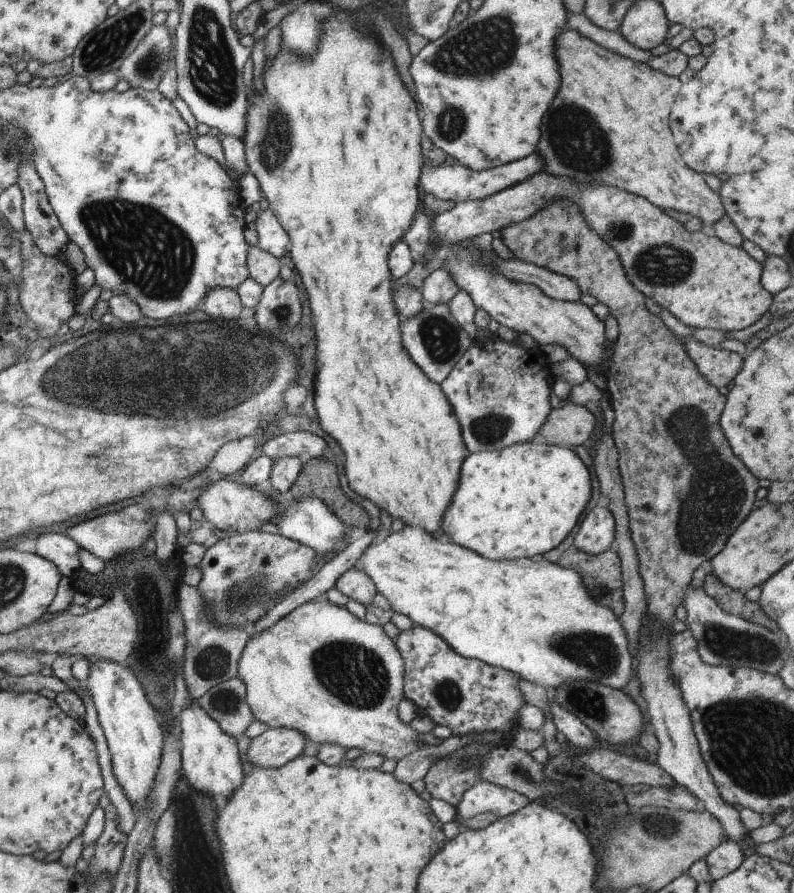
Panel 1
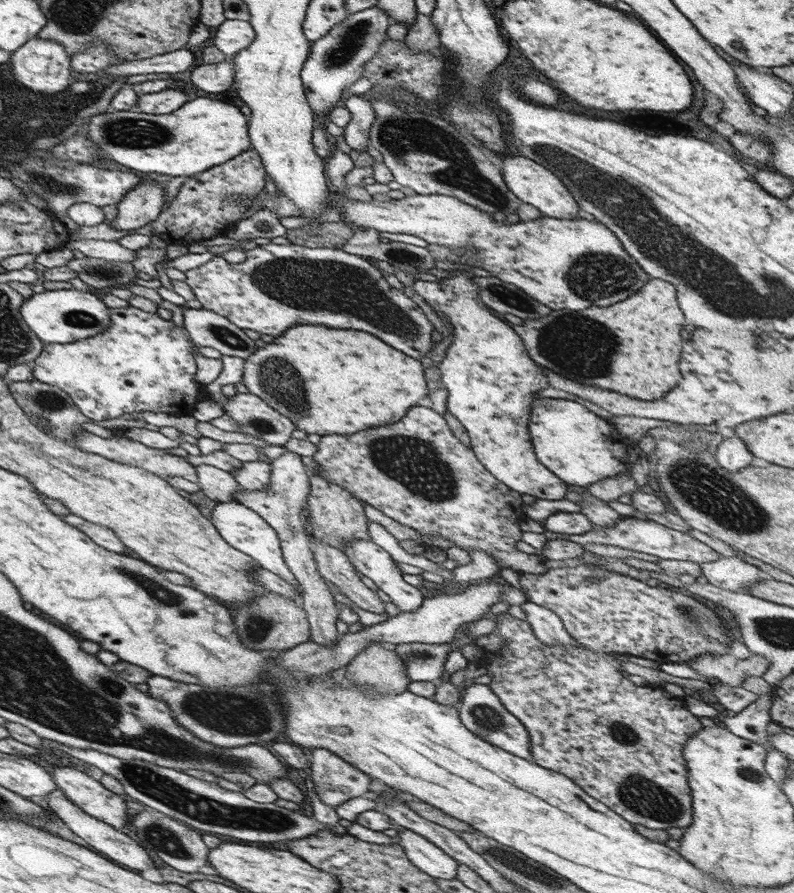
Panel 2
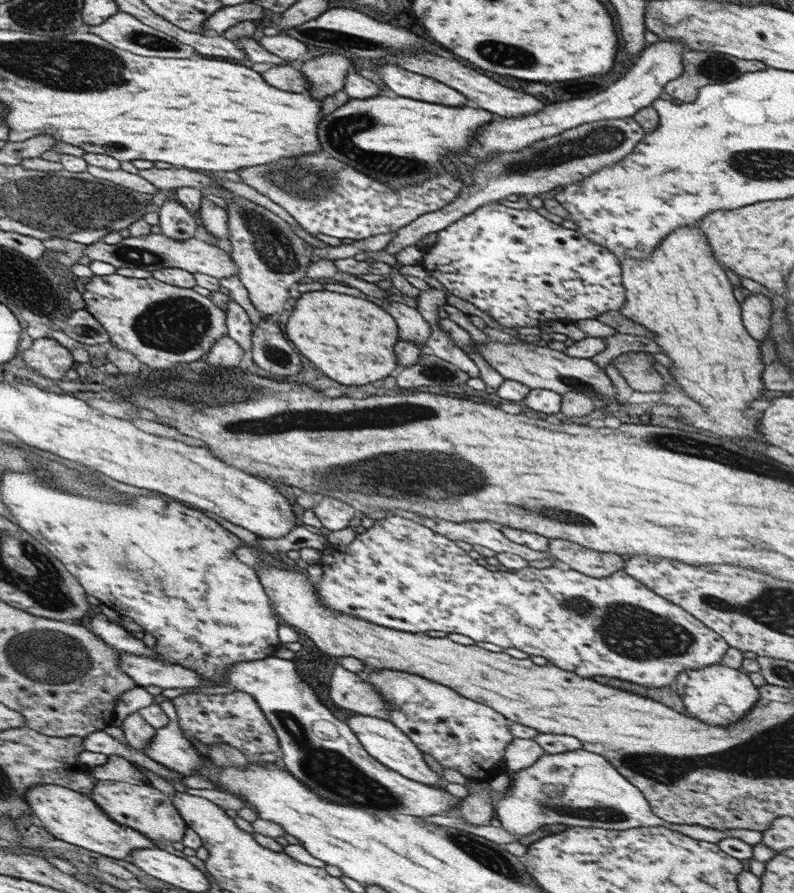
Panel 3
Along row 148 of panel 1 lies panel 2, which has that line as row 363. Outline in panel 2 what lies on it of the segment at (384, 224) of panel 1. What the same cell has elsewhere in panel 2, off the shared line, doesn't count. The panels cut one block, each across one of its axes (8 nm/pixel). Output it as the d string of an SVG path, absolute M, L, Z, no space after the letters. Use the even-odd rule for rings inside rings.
M301 324L289 326L289 330L274 338L273 342L256 348L245 360L240 383L248 394L257 396L273 410L289 418L297 429L322 437L326 434L350 435L371 426L387 426L399 421L407 409L415 406L432 387L423 376L423 371L417 359L385 346L385 342L365 332L329 330L325 326Z

